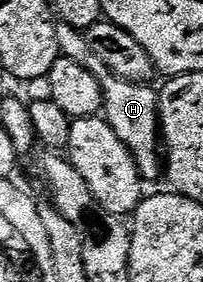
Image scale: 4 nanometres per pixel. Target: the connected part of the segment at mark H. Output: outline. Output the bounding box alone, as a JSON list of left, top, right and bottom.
[57,24,161,178]

